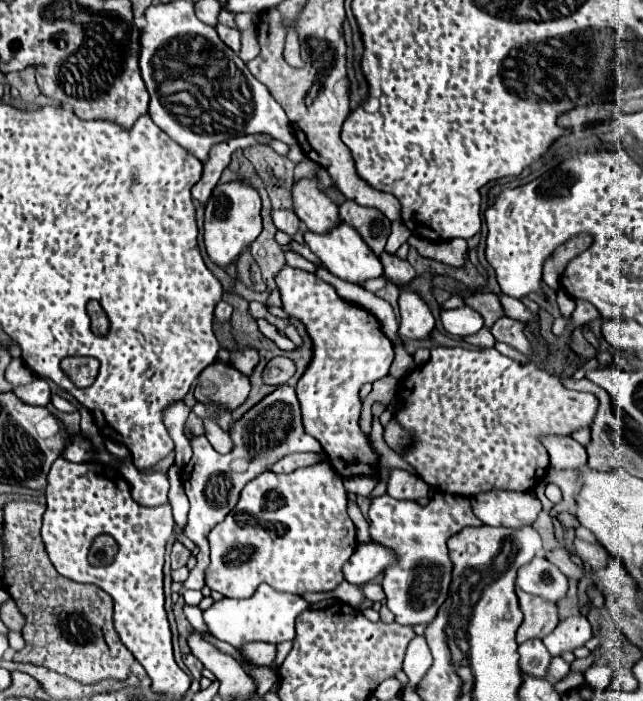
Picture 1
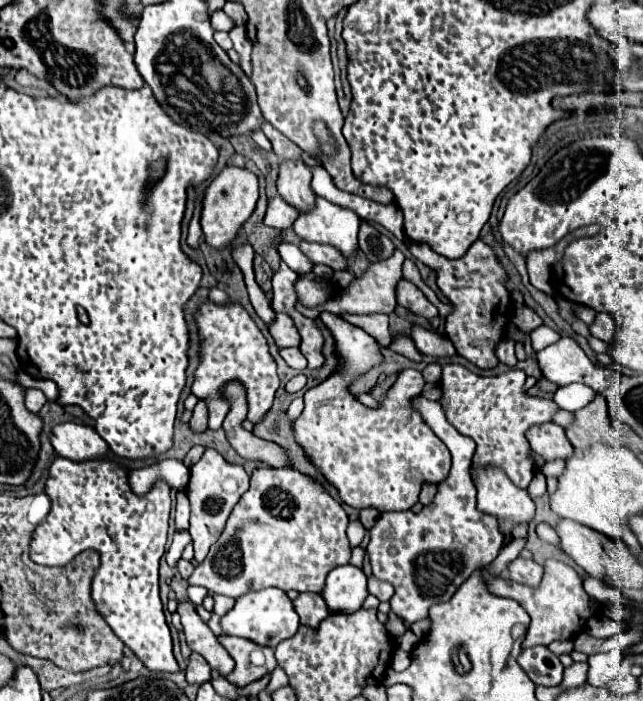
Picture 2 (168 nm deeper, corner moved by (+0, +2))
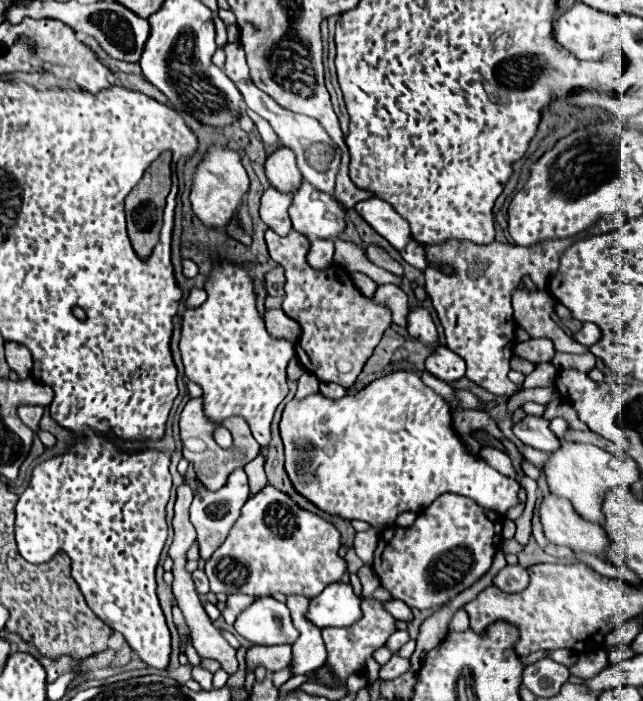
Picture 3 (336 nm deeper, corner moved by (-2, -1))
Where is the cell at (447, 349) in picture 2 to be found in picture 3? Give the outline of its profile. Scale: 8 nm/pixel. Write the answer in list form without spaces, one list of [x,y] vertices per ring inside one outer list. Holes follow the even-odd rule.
[[[439,346],[425,362],[425,370],[435,378],[451,384],[465,376],[465,362],[445,346]]]

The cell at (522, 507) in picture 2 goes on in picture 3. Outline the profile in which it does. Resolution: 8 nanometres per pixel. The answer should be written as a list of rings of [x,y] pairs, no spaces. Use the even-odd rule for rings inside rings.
[[[407,370],[377,378],[361,392],[347,394],[339,400],[325,398],[321,392],[305,396],[303,400],[293,398],[287,402],[279,424],[285,444],[285,472],[293,488],[319,510],[343,520],[363,520],[373,528],[393,526],[401,512],[419,514],[445,492],[467,496],[483,508],[501,510],[501,514],[505,514],[519,502],[519,484],[499,474],[463,444],[451,424],[449,404],[439,398],[441,396],[435,394],[419,374]]]

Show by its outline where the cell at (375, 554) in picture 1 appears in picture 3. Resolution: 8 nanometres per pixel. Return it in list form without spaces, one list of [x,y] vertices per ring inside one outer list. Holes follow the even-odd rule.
[[[329,584],[321,594],[311,598],[305,618],[317,628],[351,626],[361,616],[361,600],[353,594],[351,584]]]

